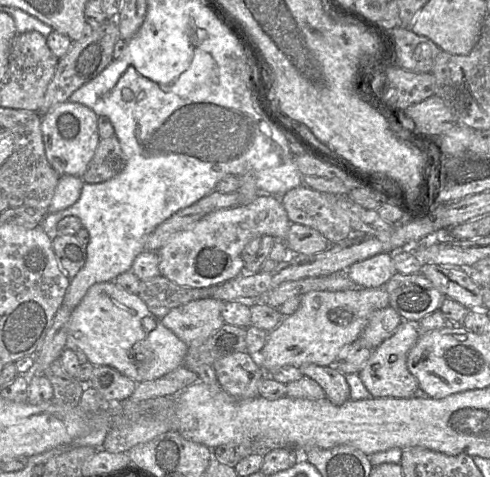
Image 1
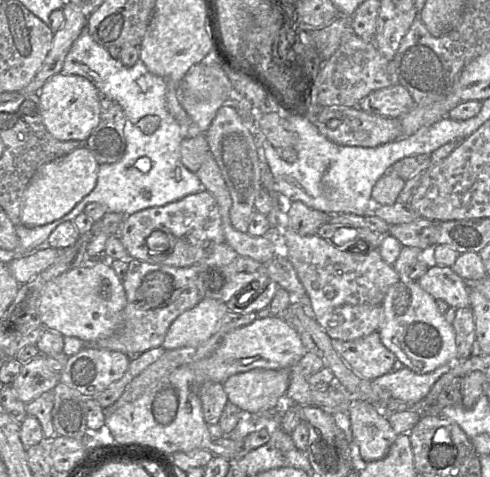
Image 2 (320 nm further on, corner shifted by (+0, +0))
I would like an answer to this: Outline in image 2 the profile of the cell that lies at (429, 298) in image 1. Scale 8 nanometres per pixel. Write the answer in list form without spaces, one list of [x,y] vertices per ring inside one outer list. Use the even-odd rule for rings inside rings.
[[[436,264],[416,281],[435,300],[444,300],[450,307],[457,309],[470,307],[468,283],[451,267]]]

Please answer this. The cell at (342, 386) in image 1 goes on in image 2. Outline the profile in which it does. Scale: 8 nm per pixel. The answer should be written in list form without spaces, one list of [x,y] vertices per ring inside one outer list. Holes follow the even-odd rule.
[[[357,398],[350,401],[347,415],[362,461],[384,458],[398,436],[387,418],[373,404]]]

